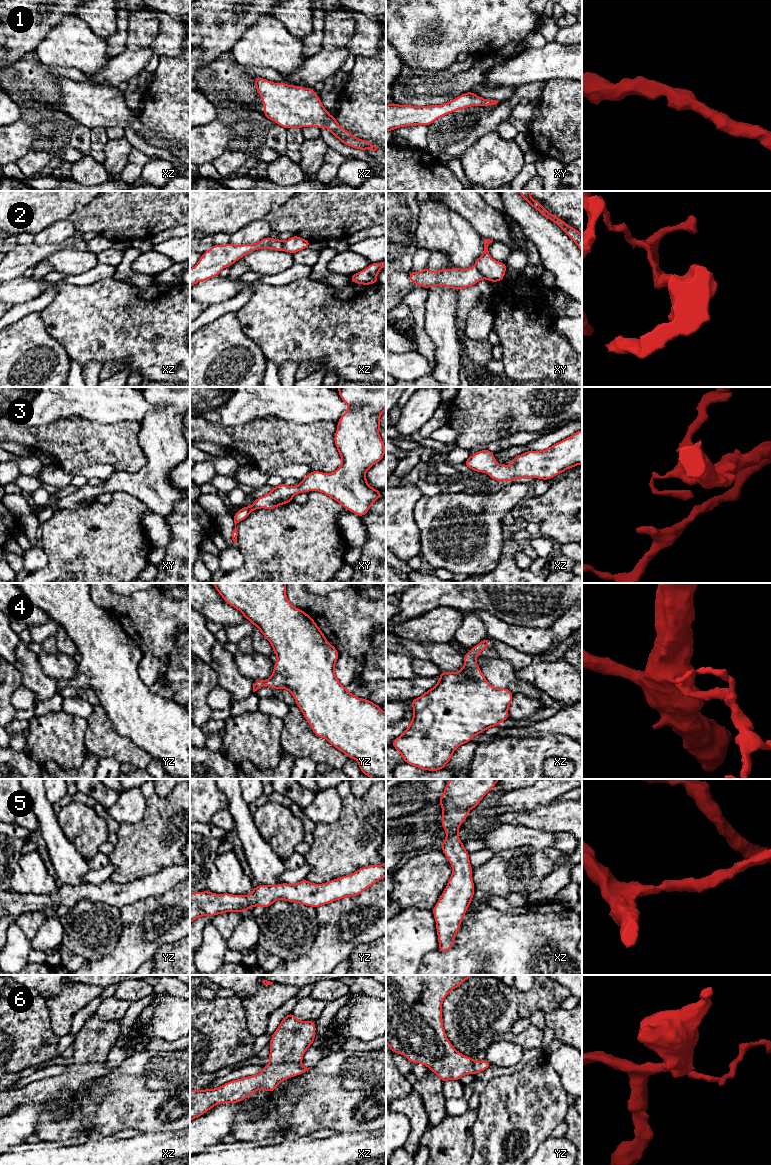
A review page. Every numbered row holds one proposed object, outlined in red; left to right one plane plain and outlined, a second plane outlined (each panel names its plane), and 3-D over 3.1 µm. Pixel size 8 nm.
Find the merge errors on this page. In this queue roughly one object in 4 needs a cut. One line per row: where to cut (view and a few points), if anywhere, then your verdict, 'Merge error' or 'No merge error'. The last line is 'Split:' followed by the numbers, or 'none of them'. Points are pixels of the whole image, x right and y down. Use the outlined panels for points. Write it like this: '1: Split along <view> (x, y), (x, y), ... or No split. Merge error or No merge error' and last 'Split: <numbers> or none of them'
1: No split. No merge error
2: Split along xy (474, 265), (484, 277). Merge error
3: No split. No merge error
4: No split. No merge error
5: No split. No merge error
6: No split. No merge error
Split: 2

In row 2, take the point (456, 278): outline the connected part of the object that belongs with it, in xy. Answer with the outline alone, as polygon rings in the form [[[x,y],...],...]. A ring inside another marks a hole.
[[[474,265],[467,269],[451,268],[430,271],[427,267],[416,273],[409,271],[412,283],[429,289],[431,286],[444,286],[457,290],[474,286],[484,279],[483,274]]]

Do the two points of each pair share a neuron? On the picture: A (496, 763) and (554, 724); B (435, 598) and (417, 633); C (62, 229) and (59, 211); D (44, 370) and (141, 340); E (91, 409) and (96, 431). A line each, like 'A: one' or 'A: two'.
A: two
B: two
C: two
D: two
E: two

